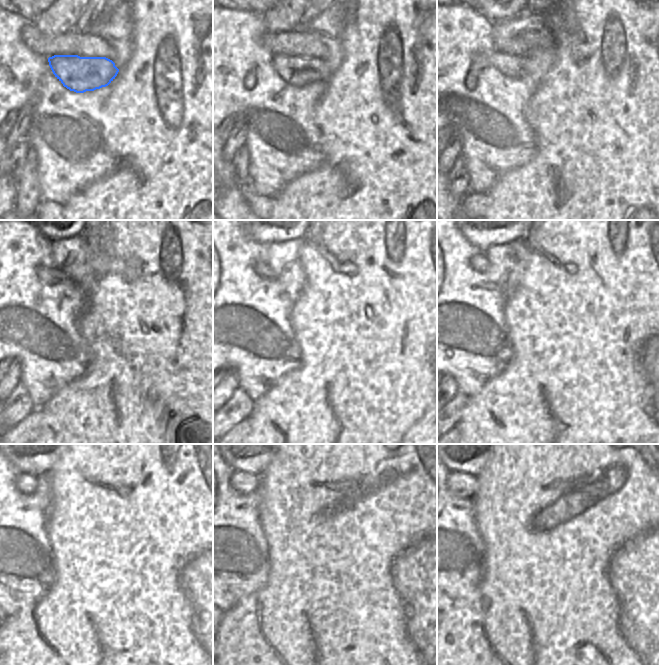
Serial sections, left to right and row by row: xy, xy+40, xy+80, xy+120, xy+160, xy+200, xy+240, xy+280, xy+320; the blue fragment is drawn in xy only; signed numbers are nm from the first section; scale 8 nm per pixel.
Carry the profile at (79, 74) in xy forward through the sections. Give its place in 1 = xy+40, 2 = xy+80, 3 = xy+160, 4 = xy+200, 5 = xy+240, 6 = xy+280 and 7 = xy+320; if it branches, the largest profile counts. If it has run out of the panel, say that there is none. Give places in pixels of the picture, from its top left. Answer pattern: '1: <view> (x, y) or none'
1: xy+40 (296, 70)
2: xy+80 (513, 66)
3: xy+160 (262, 269)
4: xy+200 (479, 262)
5: xy+240 (27, 484)
6: xy+280 (244, 483)
7: xy+320 (463, 485)

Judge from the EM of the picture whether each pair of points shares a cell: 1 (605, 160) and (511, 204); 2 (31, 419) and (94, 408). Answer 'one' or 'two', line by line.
1: one
2: two

